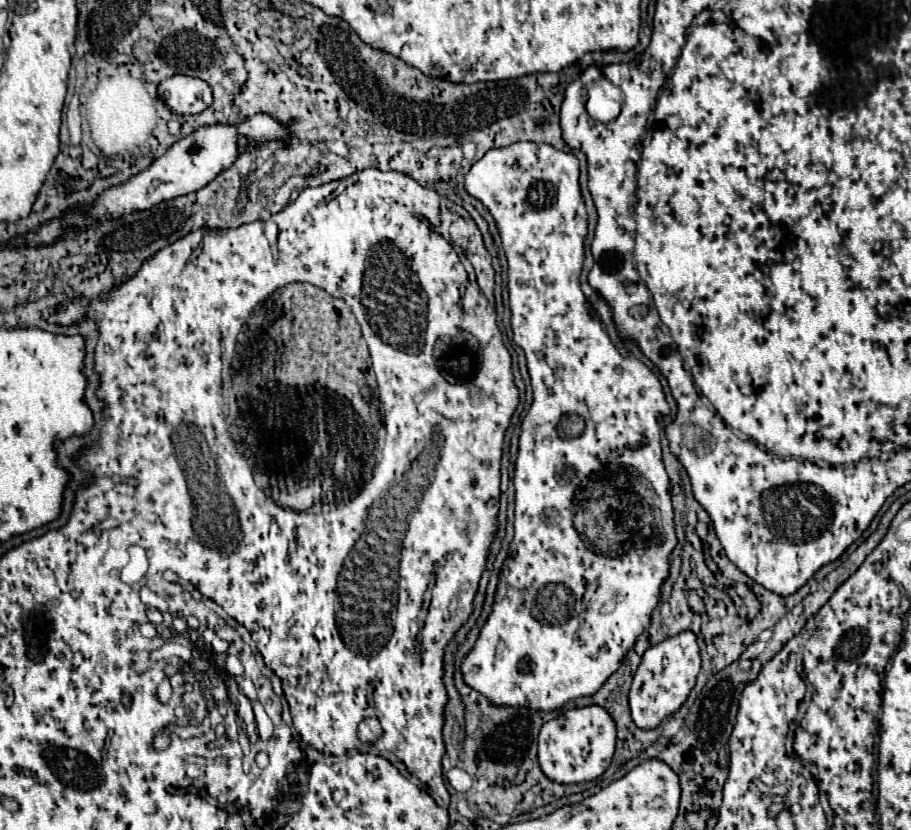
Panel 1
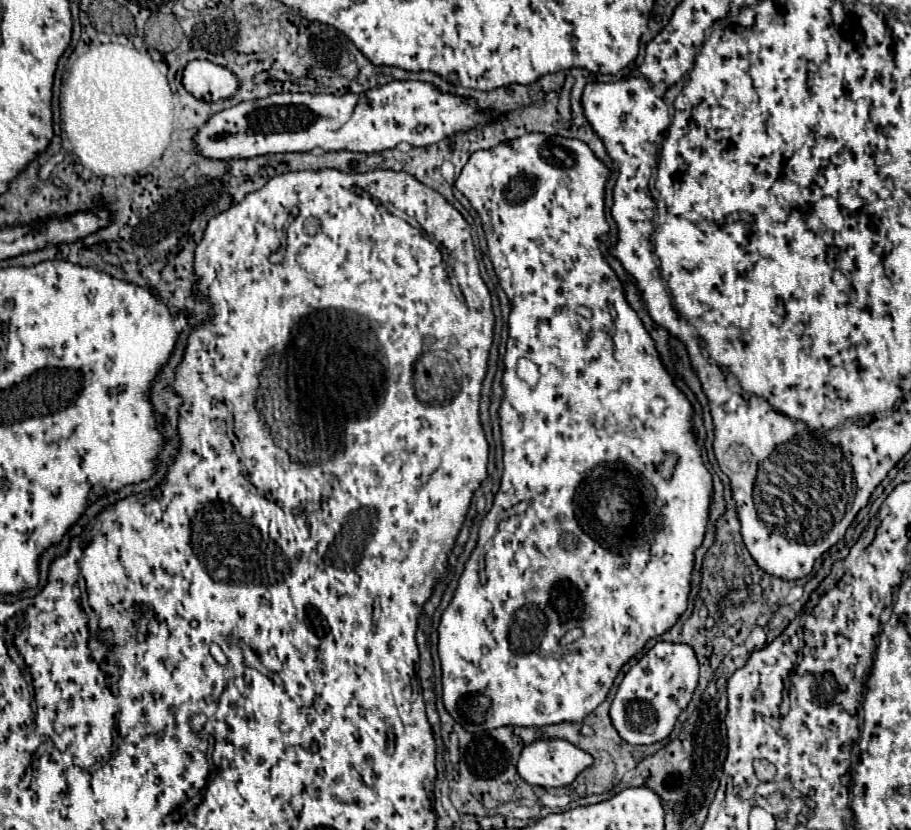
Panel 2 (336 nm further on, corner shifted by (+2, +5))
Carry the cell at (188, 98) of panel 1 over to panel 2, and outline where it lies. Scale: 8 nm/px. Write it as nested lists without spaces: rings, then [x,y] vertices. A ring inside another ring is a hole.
[[[193,60],[185,66],[183,86],[199,100],[217,102],[231,98],[239,86],[239,80],[223,66],[211,64],[207,60]]]

